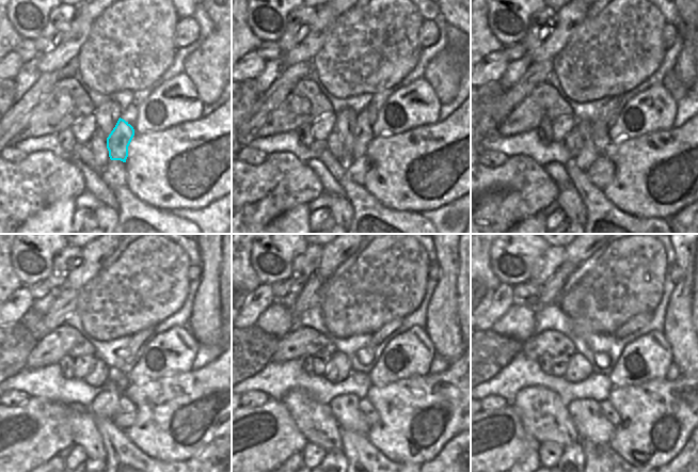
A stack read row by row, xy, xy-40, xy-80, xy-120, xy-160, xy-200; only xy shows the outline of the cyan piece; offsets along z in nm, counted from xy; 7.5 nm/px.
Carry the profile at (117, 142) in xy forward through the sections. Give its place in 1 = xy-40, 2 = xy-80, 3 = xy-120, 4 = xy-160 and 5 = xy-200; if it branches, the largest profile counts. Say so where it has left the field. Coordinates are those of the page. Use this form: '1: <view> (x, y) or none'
1: xy-40 (363, 135)
2: xy-80 (601, 140)
3: xy-120 (137, 340)
4: xy-160 (382, 333)
5: xy-200 (637, 321)

